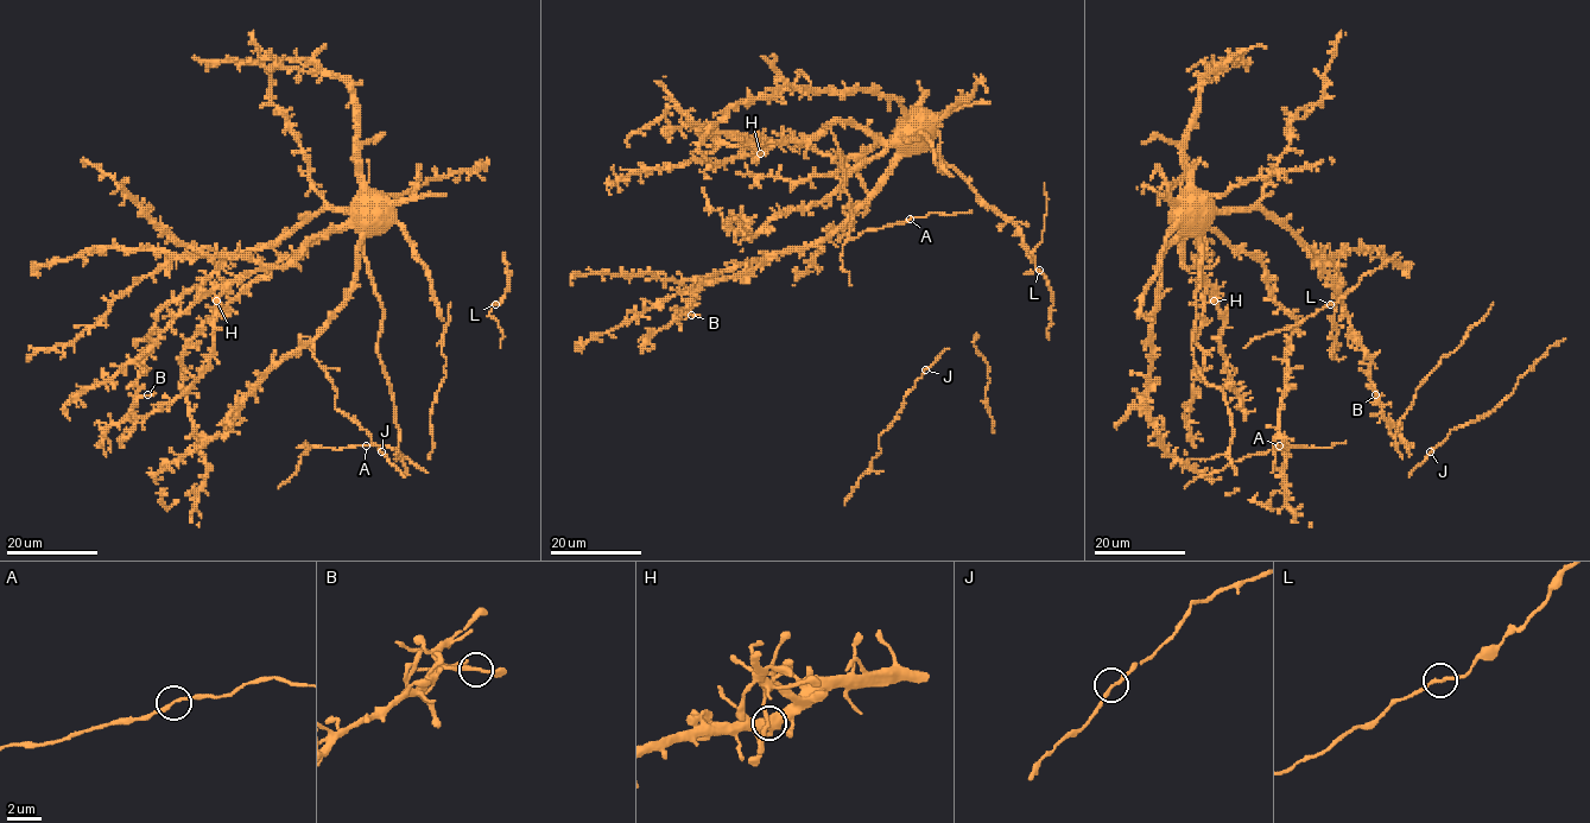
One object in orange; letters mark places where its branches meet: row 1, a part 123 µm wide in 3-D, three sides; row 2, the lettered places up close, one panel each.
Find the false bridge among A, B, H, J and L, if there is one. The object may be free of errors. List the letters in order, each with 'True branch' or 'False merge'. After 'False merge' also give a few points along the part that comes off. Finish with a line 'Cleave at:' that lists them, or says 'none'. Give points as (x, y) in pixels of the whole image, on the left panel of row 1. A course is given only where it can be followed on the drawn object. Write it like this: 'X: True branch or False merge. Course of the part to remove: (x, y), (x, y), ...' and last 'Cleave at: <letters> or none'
A: False merge. Course of the part to remove: (366, 445), (337, 449), (305, 444), (308, 449), (301, 456), (297, 470), (279, 488)
B: True branch
H: True branch
J: True branch
L: True branch
Cleave at: A

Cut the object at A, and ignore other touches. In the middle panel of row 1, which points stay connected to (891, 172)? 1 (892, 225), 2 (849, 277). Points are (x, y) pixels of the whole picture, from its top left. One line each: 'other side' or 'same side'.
1: other side
2: other side

